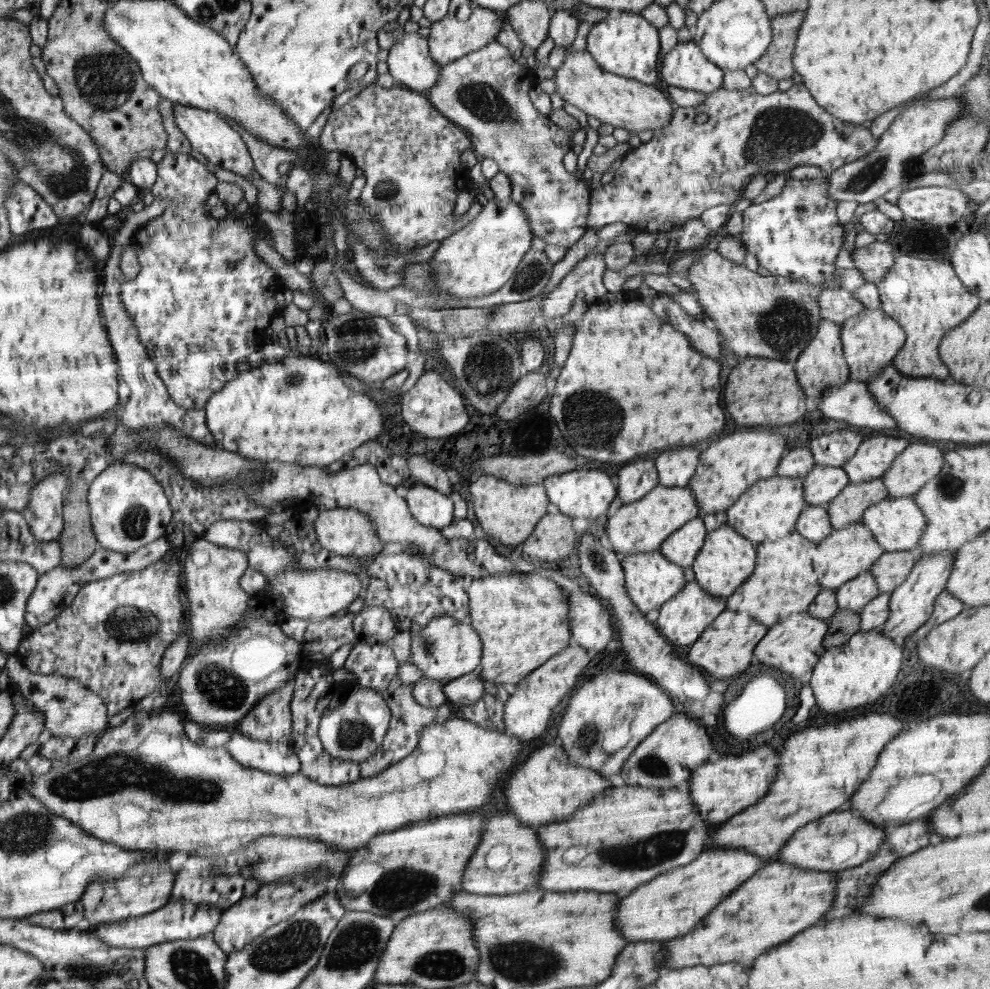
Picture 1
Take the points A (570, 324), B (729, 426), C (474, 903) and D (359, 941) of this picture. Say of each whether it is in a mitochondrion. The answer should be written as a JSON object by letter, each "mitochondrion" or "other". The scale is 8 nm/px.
{"A":"other","B":"other","C":"other","D":"mitochondrion"}

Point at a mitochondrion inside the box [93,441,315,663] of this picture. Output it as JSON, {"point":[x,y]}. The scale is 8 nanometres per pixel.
{"point":[128,625]}

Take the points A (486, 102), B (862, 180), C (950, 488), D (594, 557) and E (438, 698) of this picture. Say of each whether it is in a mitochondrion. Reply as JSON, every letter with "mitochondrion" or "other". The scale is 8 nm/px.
{"A":"mitochondrion","B":"mitochondrion","C":"mitochondrion","D":"mitochondrion","E":"other"}

